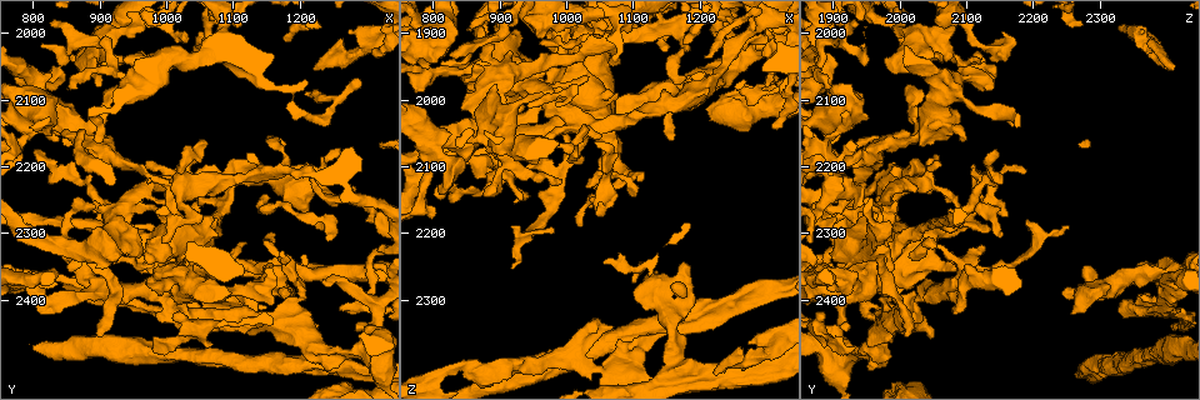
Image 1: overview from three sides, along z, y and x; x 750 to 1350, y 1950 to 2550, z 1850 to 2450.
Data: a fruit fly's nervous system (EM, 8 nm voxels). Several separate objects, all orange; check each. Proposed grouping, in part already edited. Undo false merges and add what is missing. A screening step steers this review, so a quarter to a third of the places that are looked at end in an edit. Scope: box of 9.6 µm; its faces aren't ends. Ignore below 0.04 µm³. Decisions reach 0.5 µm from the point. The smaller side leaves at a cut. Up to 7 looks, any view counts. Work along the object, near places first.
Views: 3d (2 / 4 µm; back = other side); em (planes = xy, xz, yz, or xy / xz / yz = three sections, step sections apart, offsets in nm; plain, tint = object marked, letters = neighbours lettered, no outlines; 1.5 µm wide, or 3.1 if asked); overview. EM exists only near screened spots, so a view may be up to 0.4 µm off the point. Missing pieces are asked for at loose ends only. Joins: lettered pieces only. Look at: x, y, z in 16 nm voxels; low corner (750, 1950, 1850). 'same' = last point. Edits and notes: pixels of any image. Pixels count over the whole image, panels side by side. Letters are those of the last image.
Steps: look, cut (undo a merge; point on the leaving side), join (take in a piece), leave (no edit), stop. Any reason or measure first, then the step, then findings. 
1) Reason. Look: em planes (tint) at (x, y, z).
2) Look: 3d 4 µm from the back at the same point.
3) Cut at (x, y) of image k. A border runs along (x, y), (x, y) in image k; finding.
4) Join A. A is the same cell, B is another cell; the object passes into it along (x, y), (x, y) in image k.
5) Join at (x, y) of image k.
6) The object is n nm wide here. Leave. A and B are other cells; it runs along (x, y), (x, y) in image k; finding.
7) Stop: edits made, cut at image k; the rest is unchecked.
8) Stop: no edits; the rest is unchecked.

Tapers out. Look: em 3.1 µm planes (letters) at (1160, 2305, 2060).

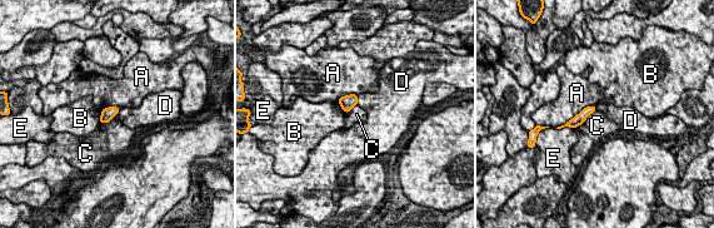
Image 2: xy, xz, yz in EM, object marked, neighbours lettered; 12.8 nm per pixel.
The object is 120 nm wide here; the longest contact is with A, 500 nm. Leave. A, B, C, D and E are other cells; none of them fits.

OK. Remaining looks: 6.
Branch stops here. Look: em planes (letters) at (1130, 2425, 2260).

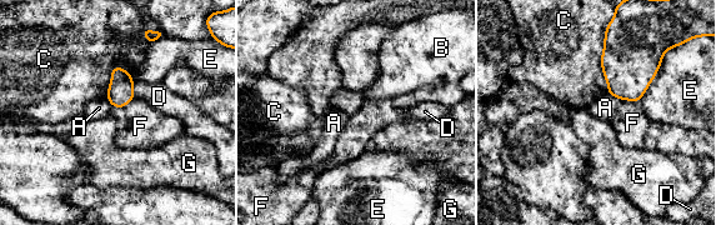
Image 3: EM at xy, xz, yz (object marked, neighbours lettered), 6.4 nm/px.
Leave. A, B, C, D, E, F and G are other cells; a border runs along (135, 96), (125, 105), (113, 106) in image 3; none of them fits.

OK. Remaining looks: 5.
Free end. Look: em planes (tint) at (840, 2160, 2095).

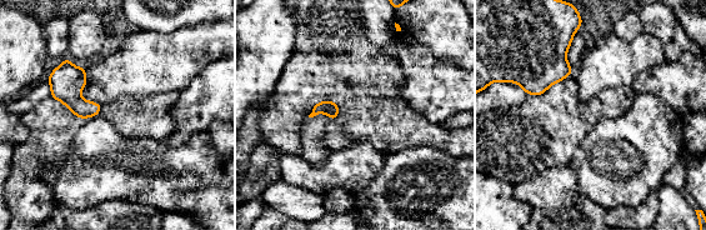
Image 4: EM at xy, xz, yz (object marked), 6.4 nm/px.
What lies round it. Look: em planes (letters) at the same point.

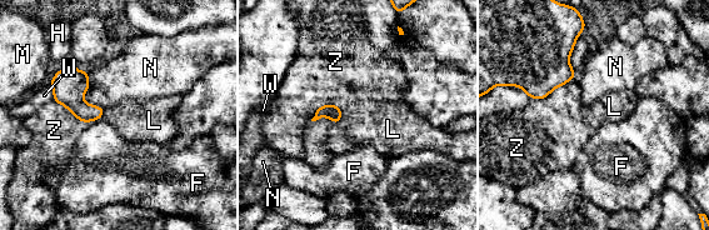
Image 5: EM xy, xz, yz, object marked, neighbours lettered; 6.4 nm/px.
Leave. F, H, L, M, N, W and Z are other cells; a border runs along (341, 110), (341, 118), (333, 124) in image 5; none of them fits.

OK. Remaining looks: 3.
Stop: no edits; the rest is unchecked.

